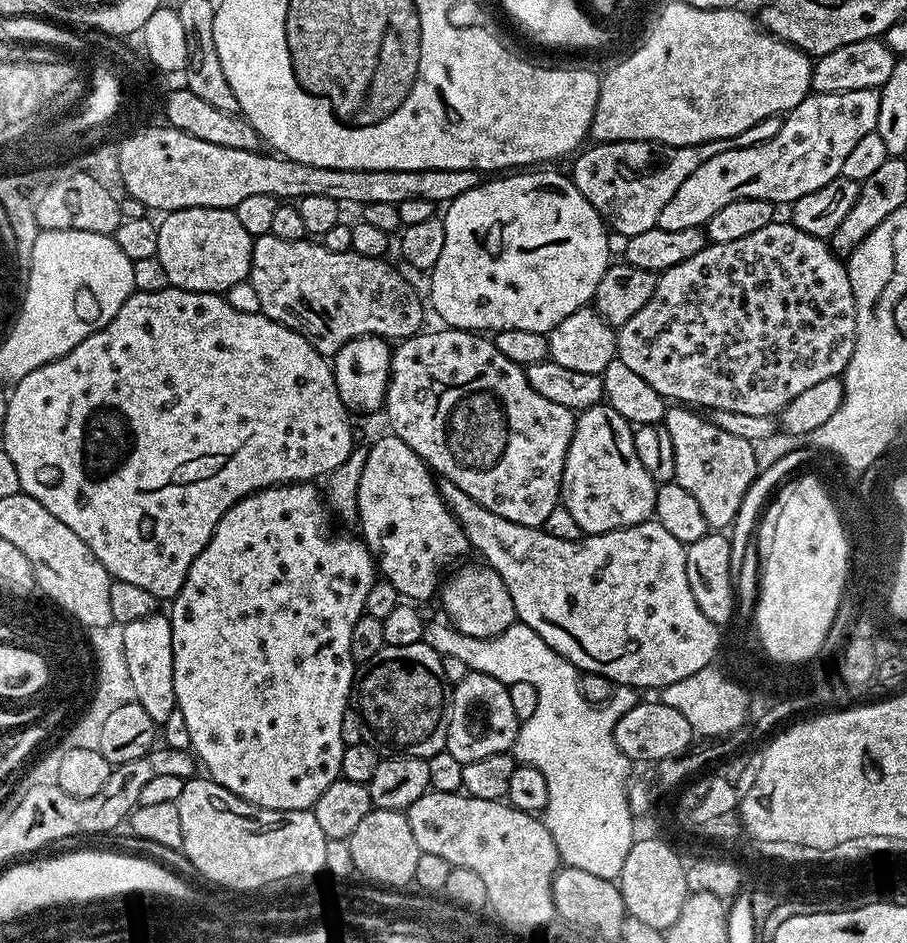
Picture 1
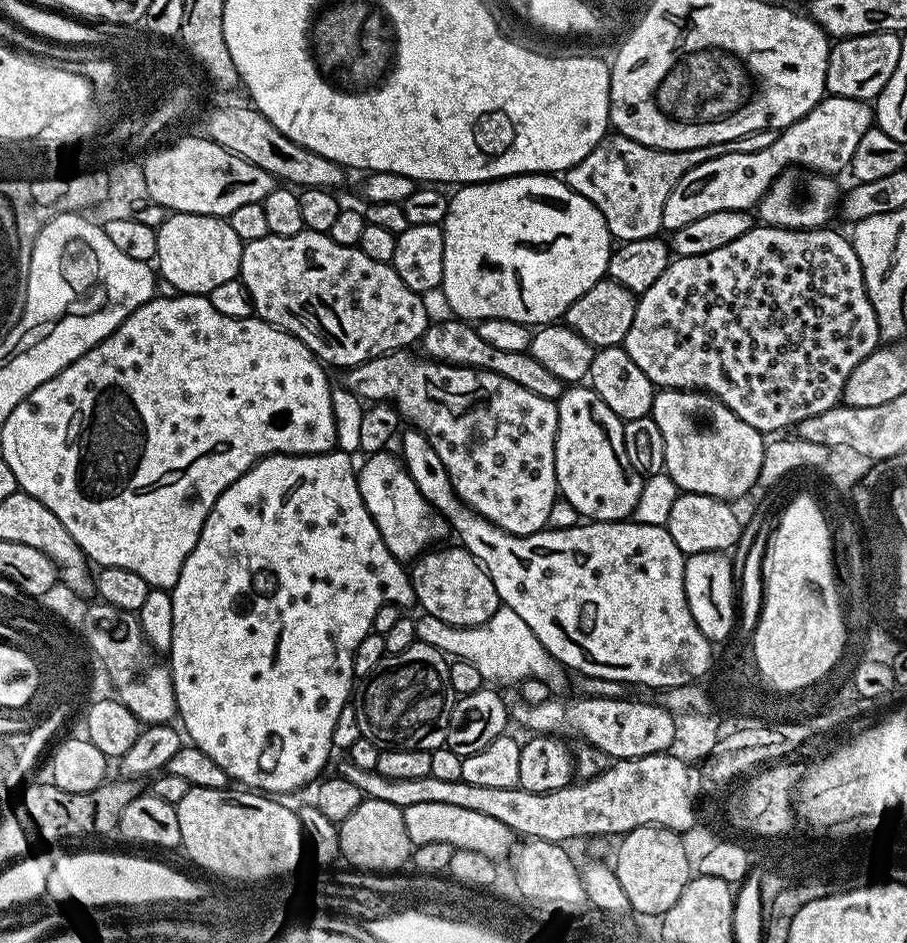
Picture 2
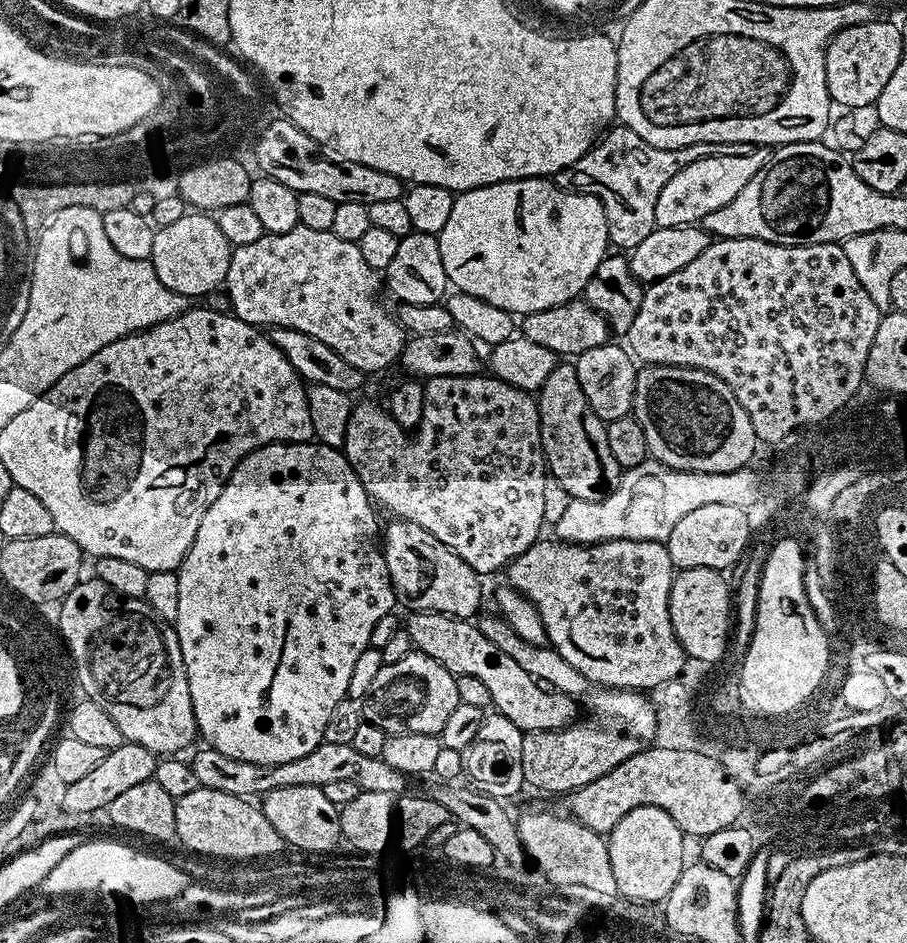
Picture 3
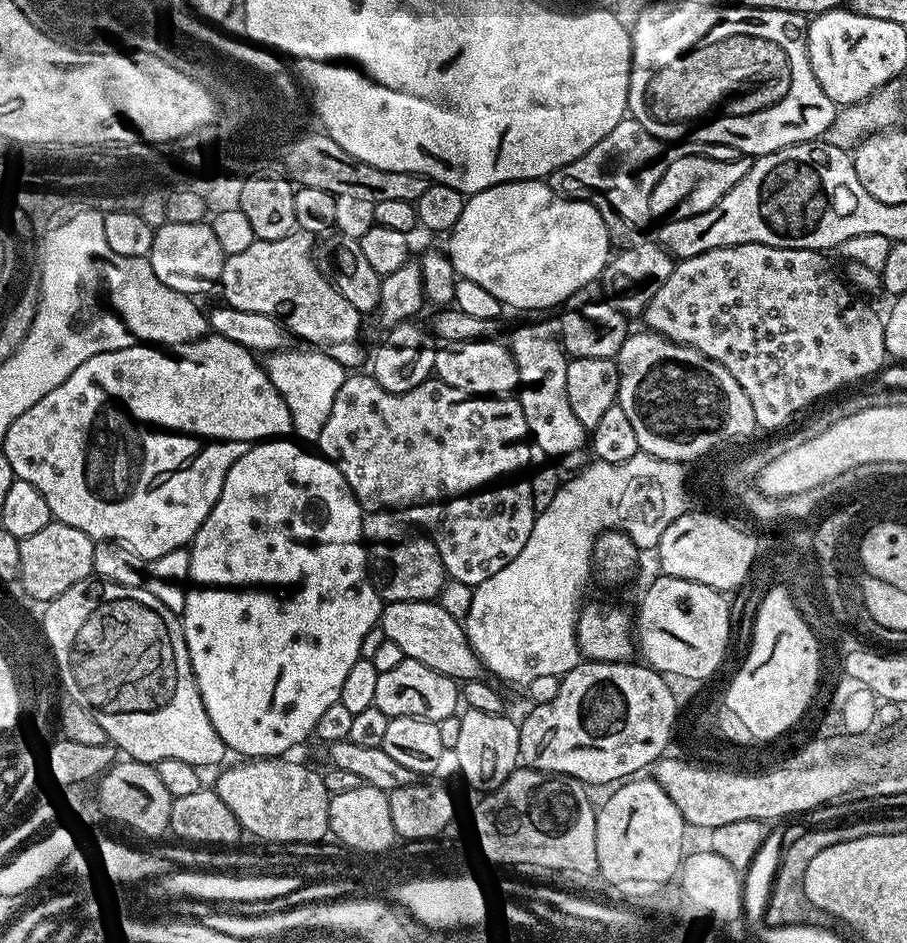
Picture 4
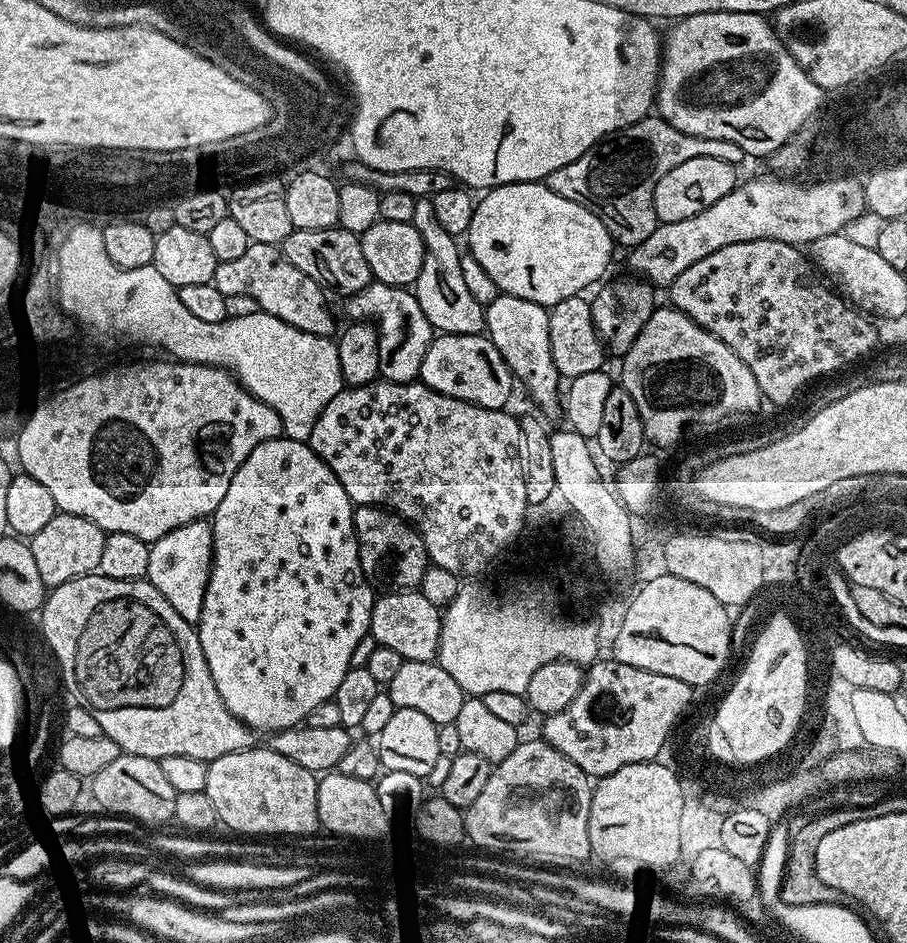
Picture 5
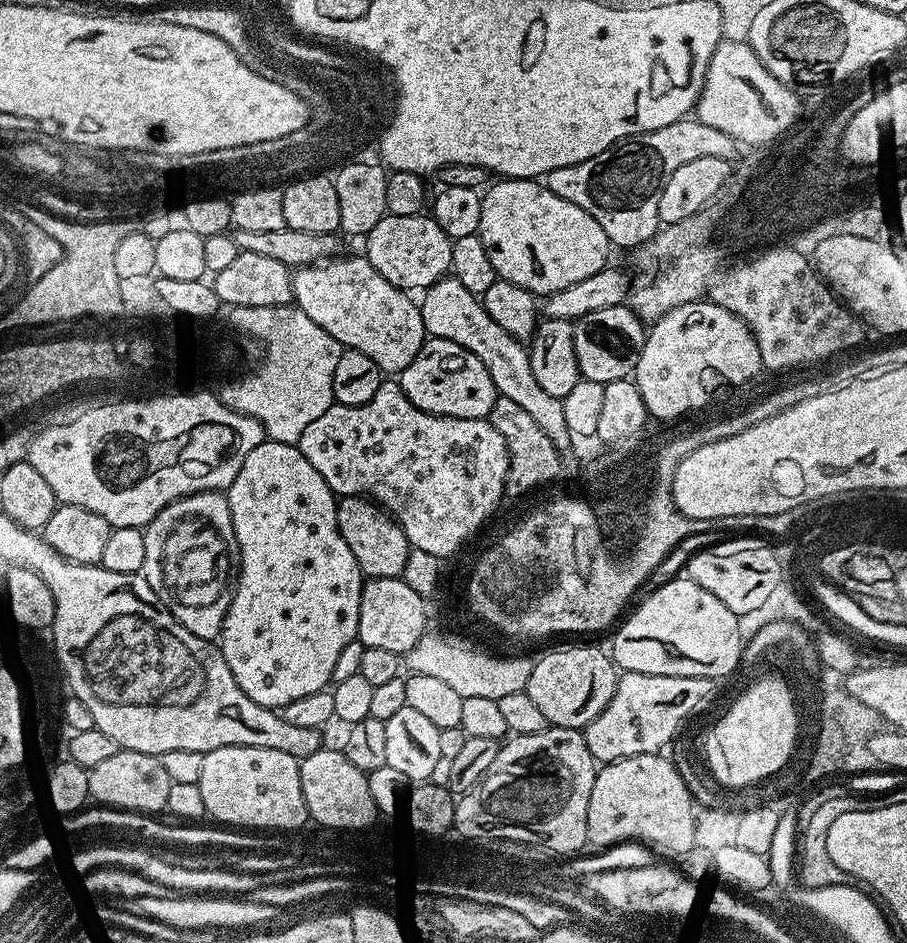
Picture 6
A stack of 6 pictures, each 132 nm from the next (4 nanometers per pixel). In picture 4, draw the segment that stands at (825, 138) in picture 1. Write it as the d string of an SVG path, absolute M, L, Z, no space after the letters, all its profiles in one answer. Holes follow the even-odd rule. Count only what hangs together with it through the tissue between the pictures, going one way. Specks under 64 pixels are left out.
M676 156L662 174L654 194L650 194L650 210L657 221L690 218L710 210L748 172L749 161L741 158L722 162L715 156Z

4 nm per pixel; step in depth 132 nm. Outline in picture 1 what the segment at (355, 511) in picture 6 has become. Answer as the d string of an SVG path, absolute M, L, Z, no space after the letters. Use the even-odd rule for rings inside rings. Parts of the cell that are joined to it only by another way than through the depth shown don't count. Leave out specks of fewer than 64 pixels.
M483 562L459 568L443 581L440 588L440 599L442 598L447 621L468 637L485 640L487 637L497 637L498 634L504 633L518 617L513 599L510 598L510 592L502 582L501 575Z

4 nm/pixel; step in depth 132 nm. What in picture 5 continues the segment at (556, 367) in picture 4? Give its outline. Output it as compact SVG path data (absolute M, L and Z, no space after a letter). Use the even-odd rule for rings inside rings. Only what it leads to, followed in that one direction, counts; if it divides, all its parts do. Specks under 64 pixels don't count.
M501 295L494 298L484 309L484 326L489 340L494 342L498 354L508 363L517 381L524 383L528 396L552 416L562 408L562 377L554 366L554 354L550 354L549 309L543 304L526 302L526 298Z

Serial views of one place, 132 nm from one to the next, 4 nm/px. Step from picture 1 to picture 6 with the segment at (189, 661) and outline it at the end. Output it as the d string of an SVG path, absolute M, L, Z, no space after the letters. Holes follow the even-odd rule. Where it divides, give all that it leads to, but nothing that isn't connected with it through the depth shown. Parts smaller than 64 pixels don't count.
M265 439L263 444L254 446L250 454L246 454L246 462L242 462L242 470L238 470L238 478L226 489L230 514L234 518L234 534L240 547L238 557L238 575L236 577L236 593L232 596L232 601L228 607L228 612L224 615L224 624L220 627L218 637L218 647L224 656L226 666L230 666L230 674L238 682L238 686L258 706L282 710L290 702L297 698L304 698L306 694L325 691L332 684L332 674L334 665L338 662L338 654L342 654L351 640L357 639L358 630L358 606L362 602L362 590L366 583L366 577L362 569L359 568L358 560L346 544L346 540L339 532L338 518L336 517L336 507L338 497L335 492L326 486L322 474L306 462L306 458L294 444L280 444L277 440Z

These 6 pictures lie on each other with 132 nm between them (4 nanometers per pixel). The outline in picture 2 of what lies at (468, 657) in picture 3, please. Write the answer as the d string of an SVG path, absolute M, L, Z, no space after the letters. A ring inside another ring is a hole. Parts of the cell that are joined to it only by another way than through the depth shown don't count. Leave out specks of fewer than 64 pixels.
M585 695L580 700L557 700L551 698L540 705L513 703L510 716L532 734L560 734L570 732L584 739L597 753L612 756L613 761L630 758L646 758L650 754L668 752L674 740L675 715L666 711L659 702L647 704L644 700L632 698L610 698Z

